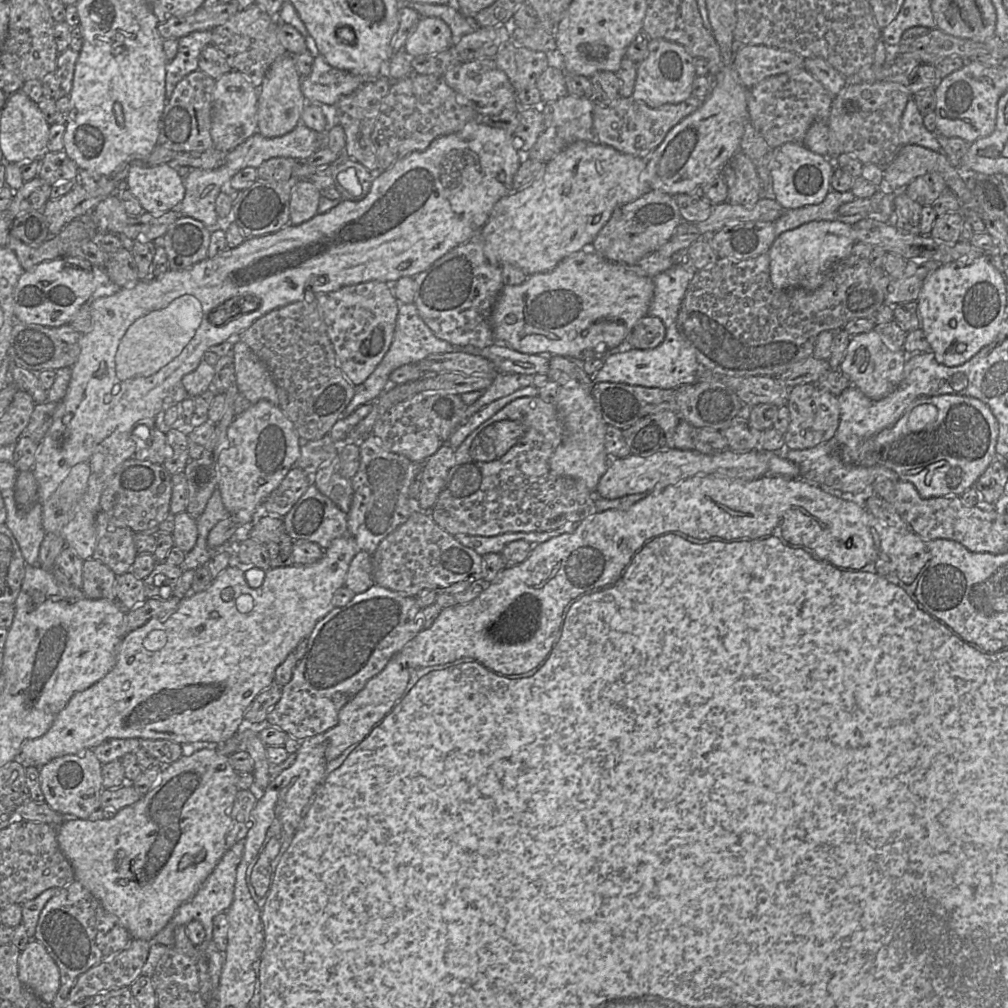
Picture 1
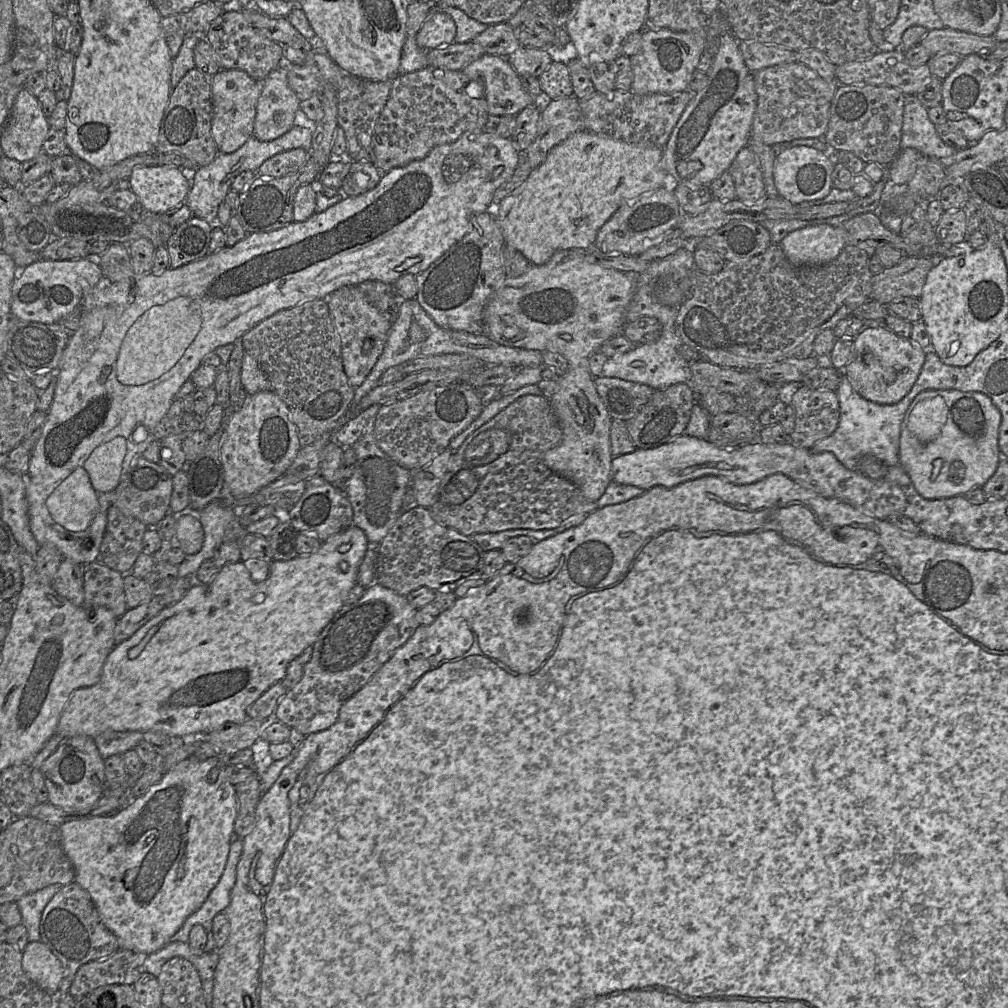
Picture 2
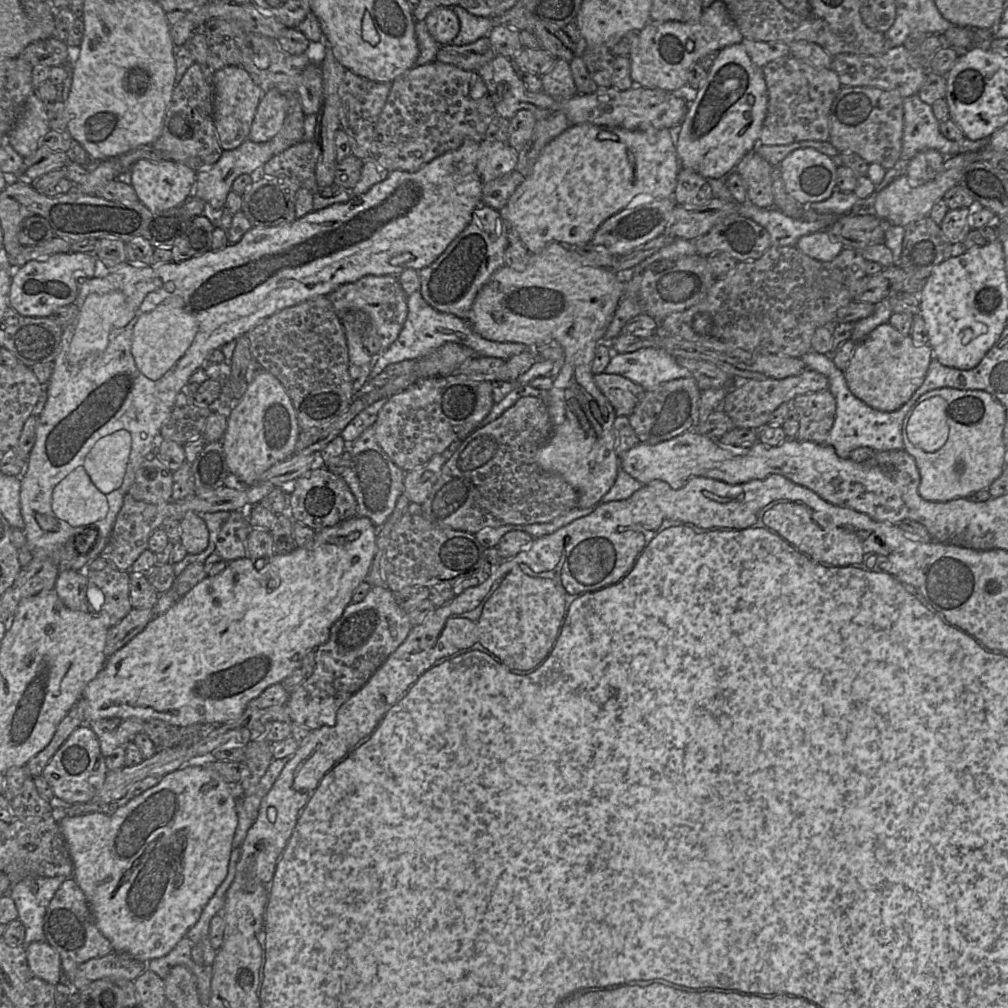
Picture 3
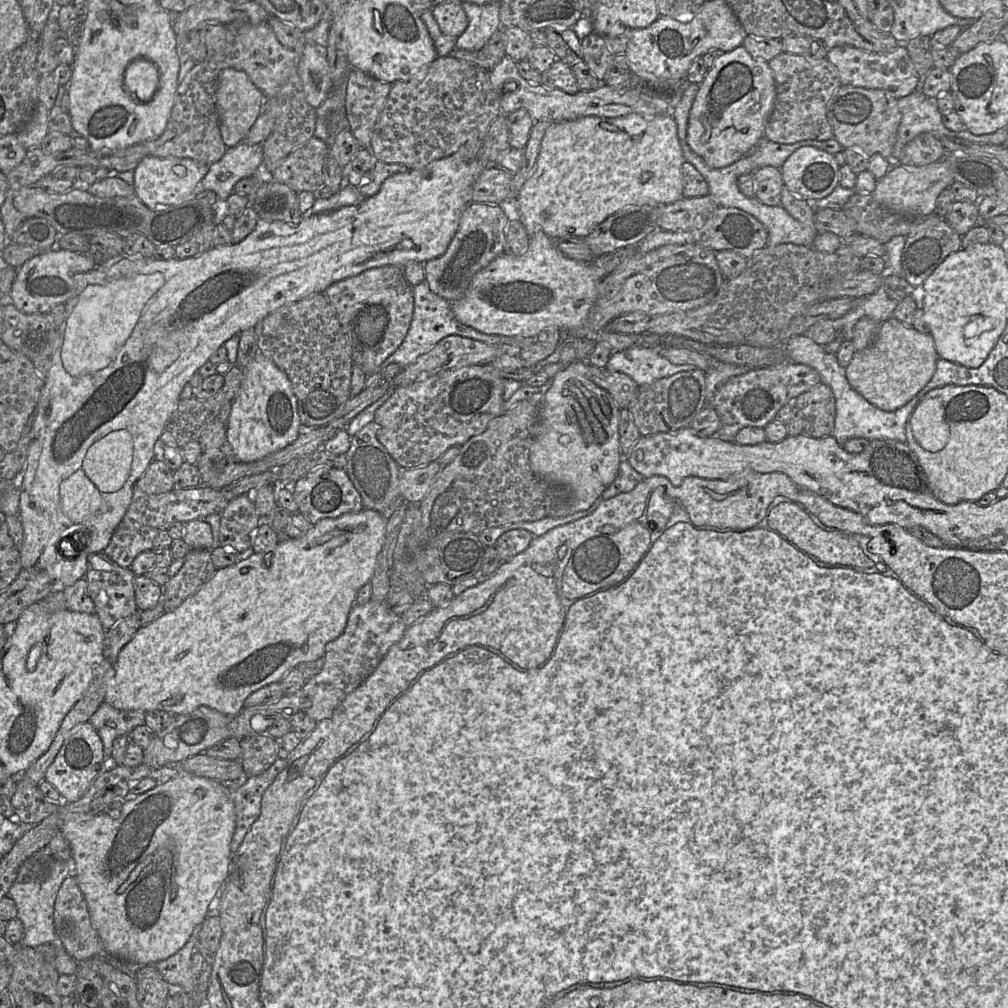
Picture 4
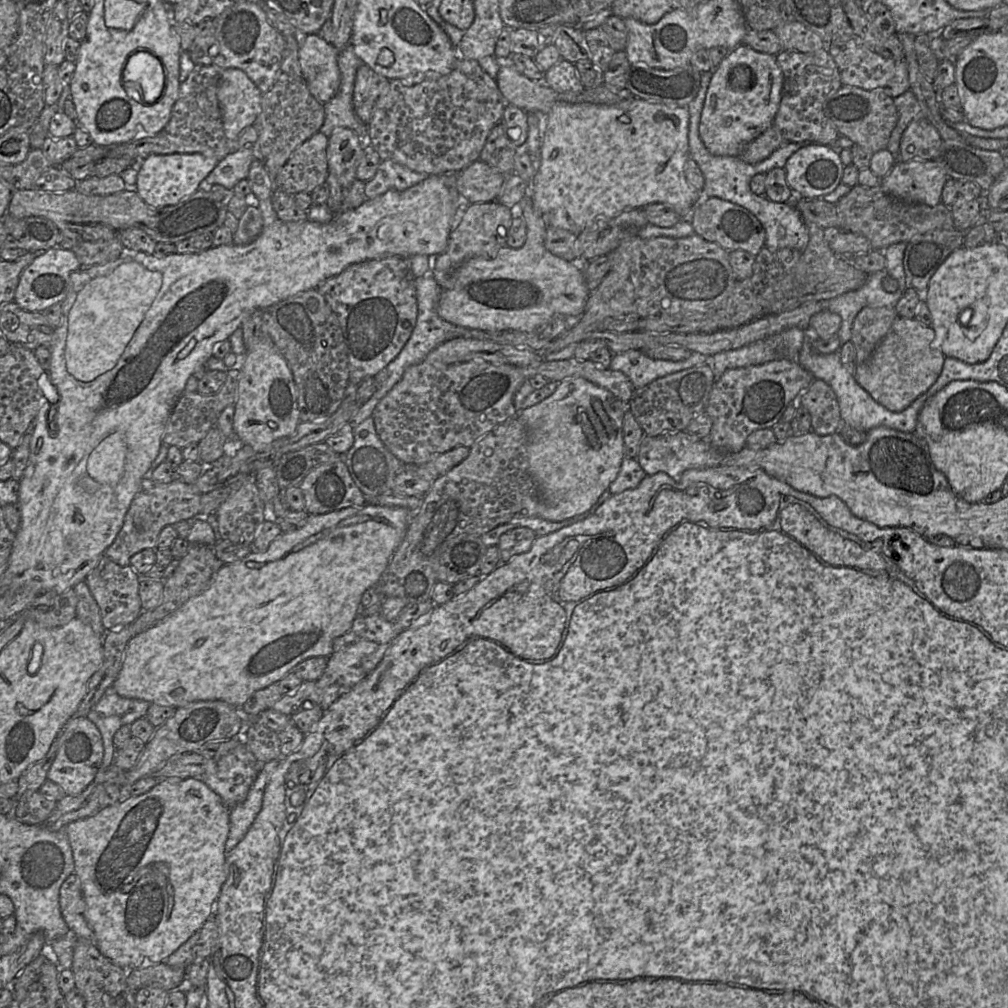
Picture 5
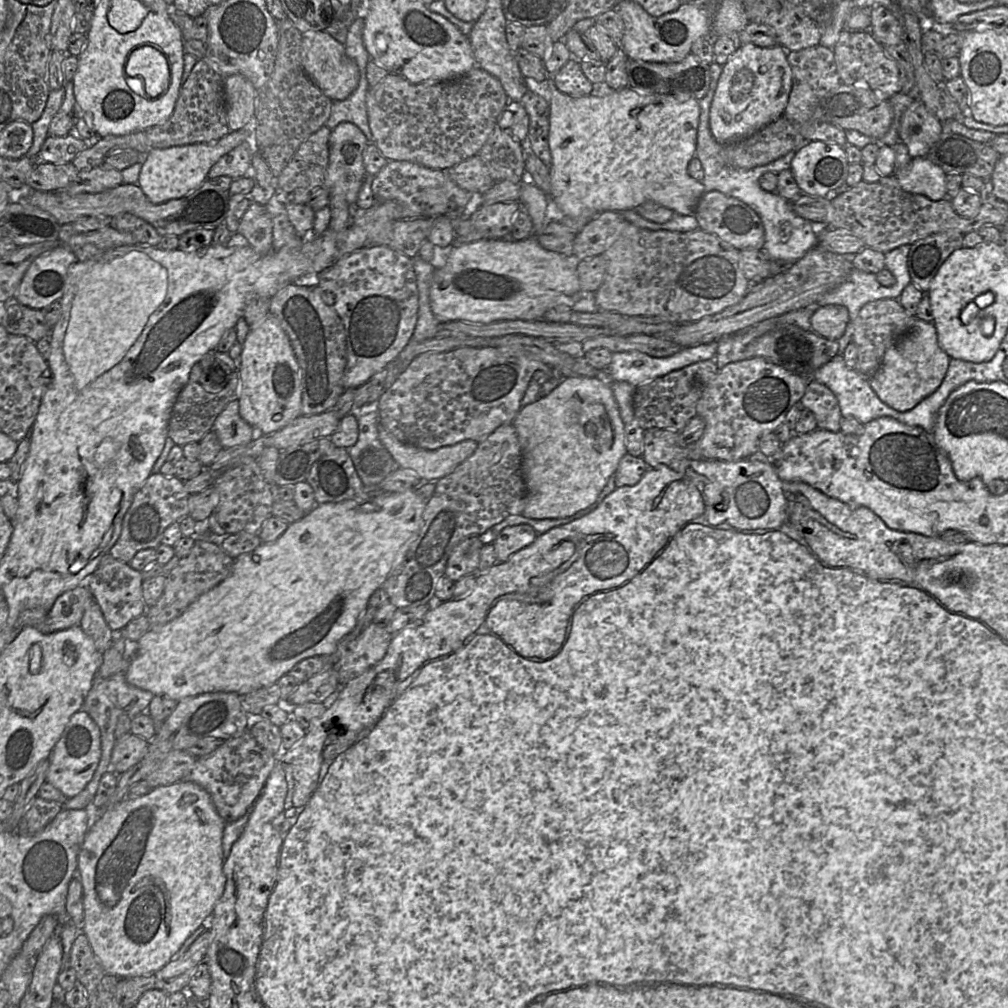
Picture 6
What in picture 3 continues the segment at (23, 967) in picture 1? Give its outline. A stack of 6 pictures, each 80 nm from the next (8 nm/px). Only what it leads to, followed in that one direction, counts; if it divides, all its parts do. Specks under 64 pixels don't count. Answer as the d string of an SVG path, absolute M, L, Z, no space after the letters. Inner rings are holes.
M46 941L25 946L30 970L40 979L56 986L63 979L59 953Z

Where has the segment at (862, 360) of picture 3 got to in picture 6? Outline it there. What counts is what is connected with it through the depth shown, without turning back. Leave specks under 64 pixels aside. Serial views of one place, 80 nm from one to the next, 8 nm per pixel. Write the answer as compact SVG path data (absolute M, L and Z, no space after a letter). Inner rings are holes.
M914 318L910 329L884 354L869 383L878 398L898 412L907 412L933 394L943 382L951 358L940 348L932 323Z

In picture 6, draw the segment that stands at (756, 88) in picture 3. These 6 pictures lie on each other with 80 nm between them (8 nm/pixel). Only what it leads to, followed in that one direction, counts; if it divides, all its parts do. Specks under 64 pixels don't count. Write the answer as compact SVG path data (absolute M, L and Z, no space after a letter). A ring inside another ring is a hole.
M780 45L760 48L738 46L722 66L709 109L709 128L721 145L751 136L783 115L792 87L792 72L787 51Z

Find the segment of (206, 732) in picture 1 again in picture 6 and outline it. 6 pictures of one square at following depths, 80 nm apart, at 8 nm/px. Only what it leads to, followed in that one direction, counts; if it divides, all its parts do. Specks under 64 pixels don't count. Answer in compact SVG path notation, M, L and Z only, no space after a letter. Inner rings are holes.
M409 489L401 493L384 493L364 503L345 500L338 503L316 505L311 511L305 513L303 518L290 524L287 530L274 542L262 543L253 551L234 559L230 575L210 591L202 594L179 617L162 626L151 627L132 645L133 656L125 672L126 681L154 695L166 696L176 701L185 697L212 692L234 692L242 697L253 690L277 683L294 665L305 658L335 654L338 643L352 631L359 617L368 607L371 594L376 589L381 588L410 542L417 535L427 502L416 492L416 489Z

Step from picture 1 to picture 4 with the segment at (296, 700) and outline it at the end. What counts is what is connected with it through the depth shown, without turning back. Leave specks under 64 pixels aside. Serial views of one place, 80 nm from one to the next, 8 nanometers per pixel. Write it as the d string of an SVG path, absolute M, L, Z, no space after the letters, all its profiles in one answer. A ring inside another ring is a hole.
M387 600L354 605L343 632L326 644L322 670L306 680L302 687L302 692L310 700L304 712L317 723L330 718L339 704L370 676L406 629L401 616L391 610Z

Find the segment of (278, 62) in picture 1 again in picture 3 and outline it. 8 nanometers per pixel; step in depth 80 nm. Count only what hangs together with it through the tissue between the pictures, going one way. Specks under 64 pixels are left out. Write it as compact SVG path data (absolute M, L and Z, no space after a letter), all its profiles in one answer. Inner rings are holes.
M276 89L264 92L252 123L249 139L253 142L271 141L282 129L287 111L286 95Z

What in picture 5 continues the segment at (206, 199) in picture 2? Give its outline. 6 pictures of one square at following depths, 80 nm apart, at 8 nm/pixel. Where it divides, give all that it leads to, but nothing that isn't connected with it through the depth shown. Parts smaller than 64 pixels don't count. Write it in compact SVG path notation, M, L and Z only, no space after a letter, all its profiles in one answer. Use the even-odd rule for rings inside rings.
M245 146L225 156L205 178L206 182L220 184L232 191L242 179L248 178L250 165L257 157L254 146Z

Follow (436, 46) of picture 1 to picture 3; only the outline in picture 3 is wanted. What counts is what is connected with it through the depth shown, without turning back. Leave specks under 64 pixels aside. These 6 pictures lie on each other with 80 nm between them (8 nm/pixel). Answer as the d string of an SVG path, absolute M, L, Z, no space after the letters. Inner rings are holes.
M440 6L425 19L428 32L441 46L451 44L460 30L460 21L453 8Z

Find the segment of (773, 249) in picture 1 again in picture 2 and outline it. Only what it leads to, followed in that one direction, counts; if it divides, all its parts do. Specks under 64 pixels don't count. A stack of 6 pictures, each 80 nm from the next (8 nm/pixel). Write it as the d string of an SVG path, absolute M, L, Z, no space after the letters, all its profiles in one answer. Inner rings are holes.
M817 224L790 232L779 246L793 264L822 265L834 260L846 244L840 227Z

